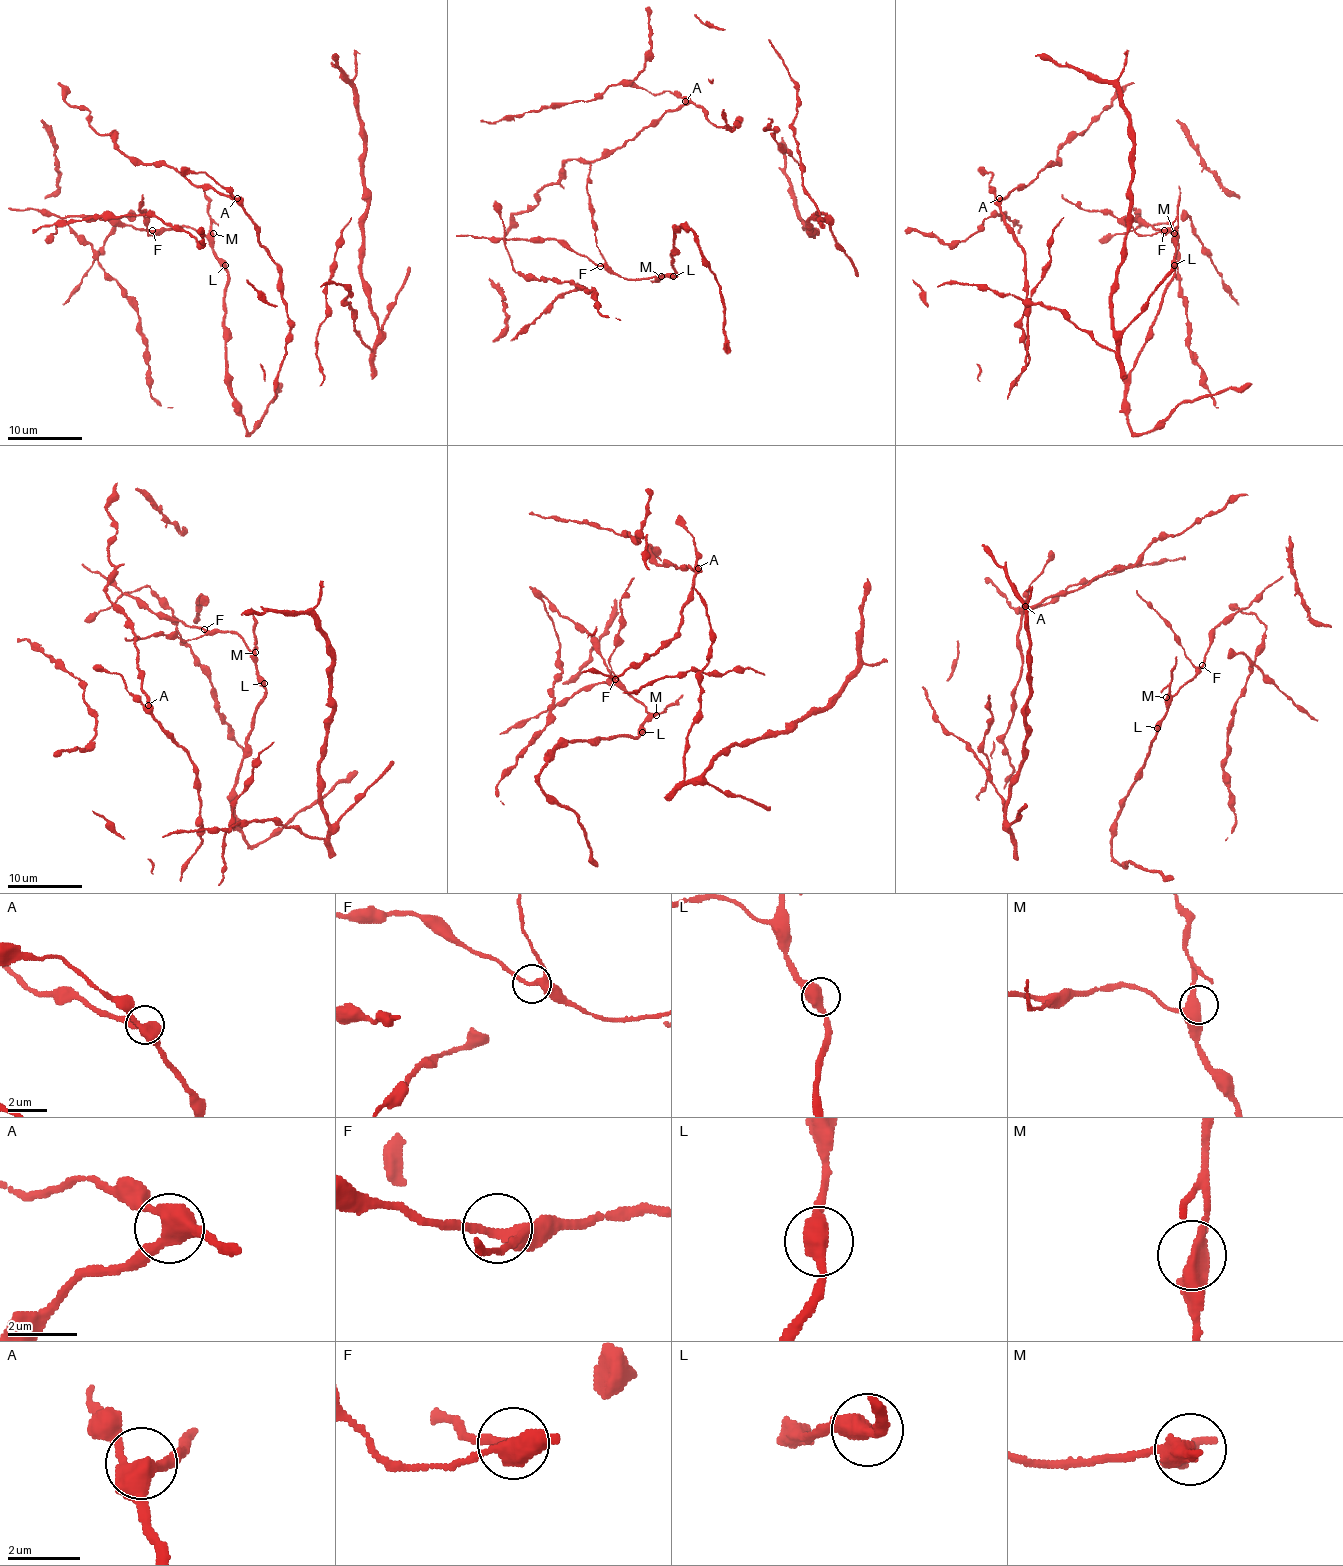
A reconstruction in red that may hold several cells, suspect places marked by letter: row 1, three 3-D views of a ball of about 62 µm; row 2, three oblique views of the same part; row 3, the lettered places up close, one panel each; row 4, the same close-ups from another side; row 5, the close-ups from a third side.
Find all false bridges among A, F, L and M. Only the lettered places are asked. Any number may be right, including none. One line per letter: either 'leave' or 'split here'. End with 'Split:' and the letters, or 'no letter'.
A: leave
F: leave
L: leave
M: leave
Split: no letter

